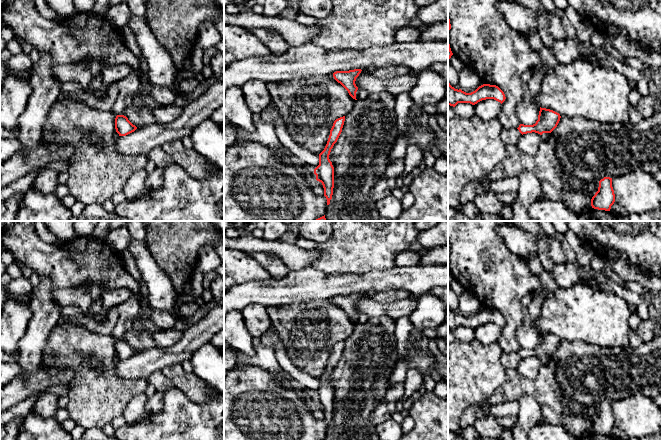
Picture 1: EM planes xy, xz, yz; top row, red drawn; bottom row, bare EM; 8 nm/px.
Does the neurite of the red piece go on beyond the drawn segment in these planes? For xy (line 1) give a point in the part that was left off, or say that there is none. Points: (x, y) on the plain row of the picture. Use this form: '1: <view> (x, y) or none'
1: none

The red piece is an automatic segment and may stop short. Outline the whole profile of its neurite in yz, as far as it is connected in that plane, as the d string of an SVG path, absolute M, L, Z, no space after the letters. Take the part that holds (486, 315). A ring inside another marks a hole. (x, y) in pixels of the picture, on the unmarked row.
M448 306L448 329L455 331L458 327L470 327L472 329L486 323L494 323L501 328L506 321L504 316L496 309L483 308L475 315L466 317L461 313L455 313Z

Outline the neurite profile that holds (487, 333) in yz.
M486 323L474 329L474 336L482 344L498 342L502 328L494 323Z

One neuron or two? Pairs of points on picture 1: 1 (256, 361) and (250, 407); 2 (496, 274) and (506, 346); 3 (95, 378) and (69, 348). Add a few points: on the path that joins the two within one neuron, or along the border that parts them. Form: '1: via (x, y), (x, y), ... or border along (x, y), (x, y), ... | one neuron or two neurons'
1: border along (235, 368), (261, 367), (275, 379) | two neurons
2: via (503, 292), (510, 306), (510, 328) | one neuron
3: via (88, 370), (87, 364), (77, 352) | one neuron

